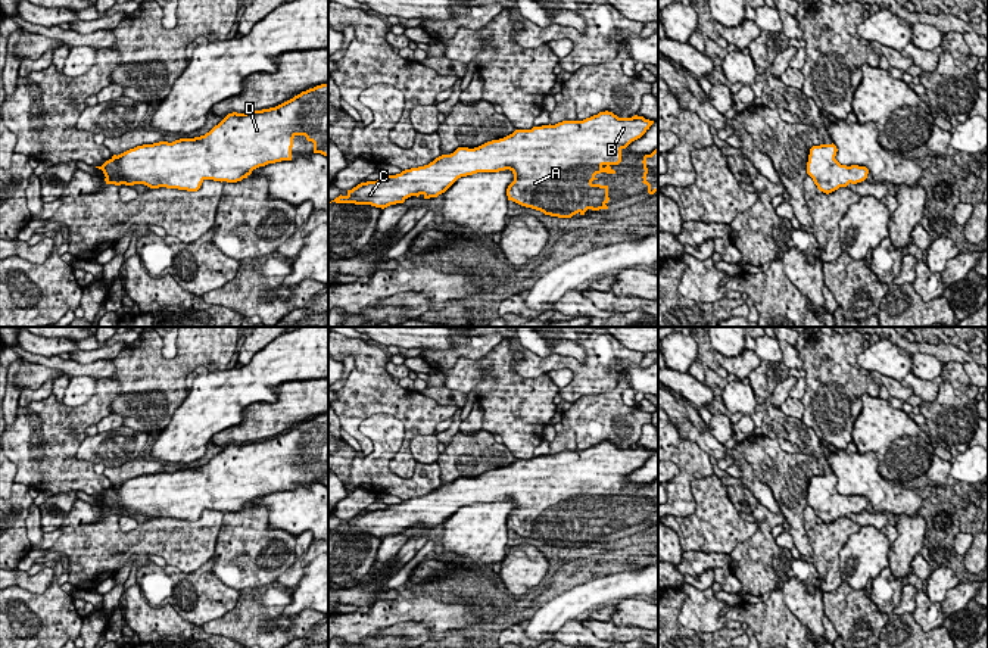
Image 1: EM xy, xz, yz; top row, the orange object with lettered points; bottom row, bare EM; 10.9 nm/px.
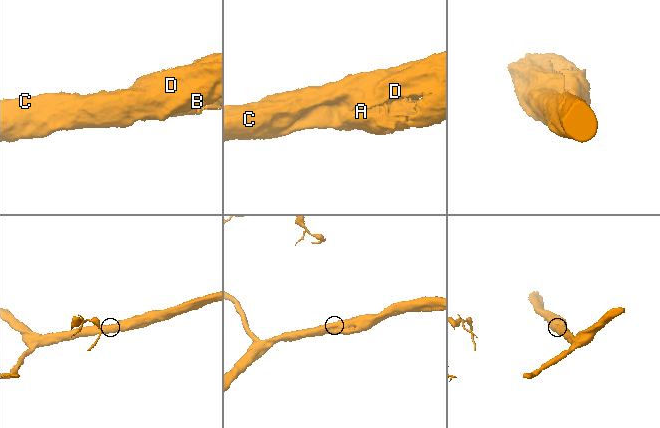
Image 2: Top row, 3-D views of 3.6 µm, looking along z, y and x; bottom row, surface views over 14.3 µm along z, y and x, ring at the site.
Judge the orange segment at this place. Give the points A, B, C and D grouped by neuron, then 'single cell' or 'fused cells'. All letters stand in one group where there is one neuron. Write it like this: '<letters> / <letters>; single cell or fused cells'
A B C D; single cell

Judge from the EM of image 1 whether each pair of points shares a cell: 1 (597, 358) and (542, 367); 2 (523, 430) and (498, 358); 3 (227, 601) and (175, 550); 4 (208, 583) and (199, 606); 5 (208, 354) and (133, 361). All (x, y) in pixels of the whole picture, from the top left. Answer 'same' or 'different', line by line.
1: same
2: same
3: different
4: same
5: same

